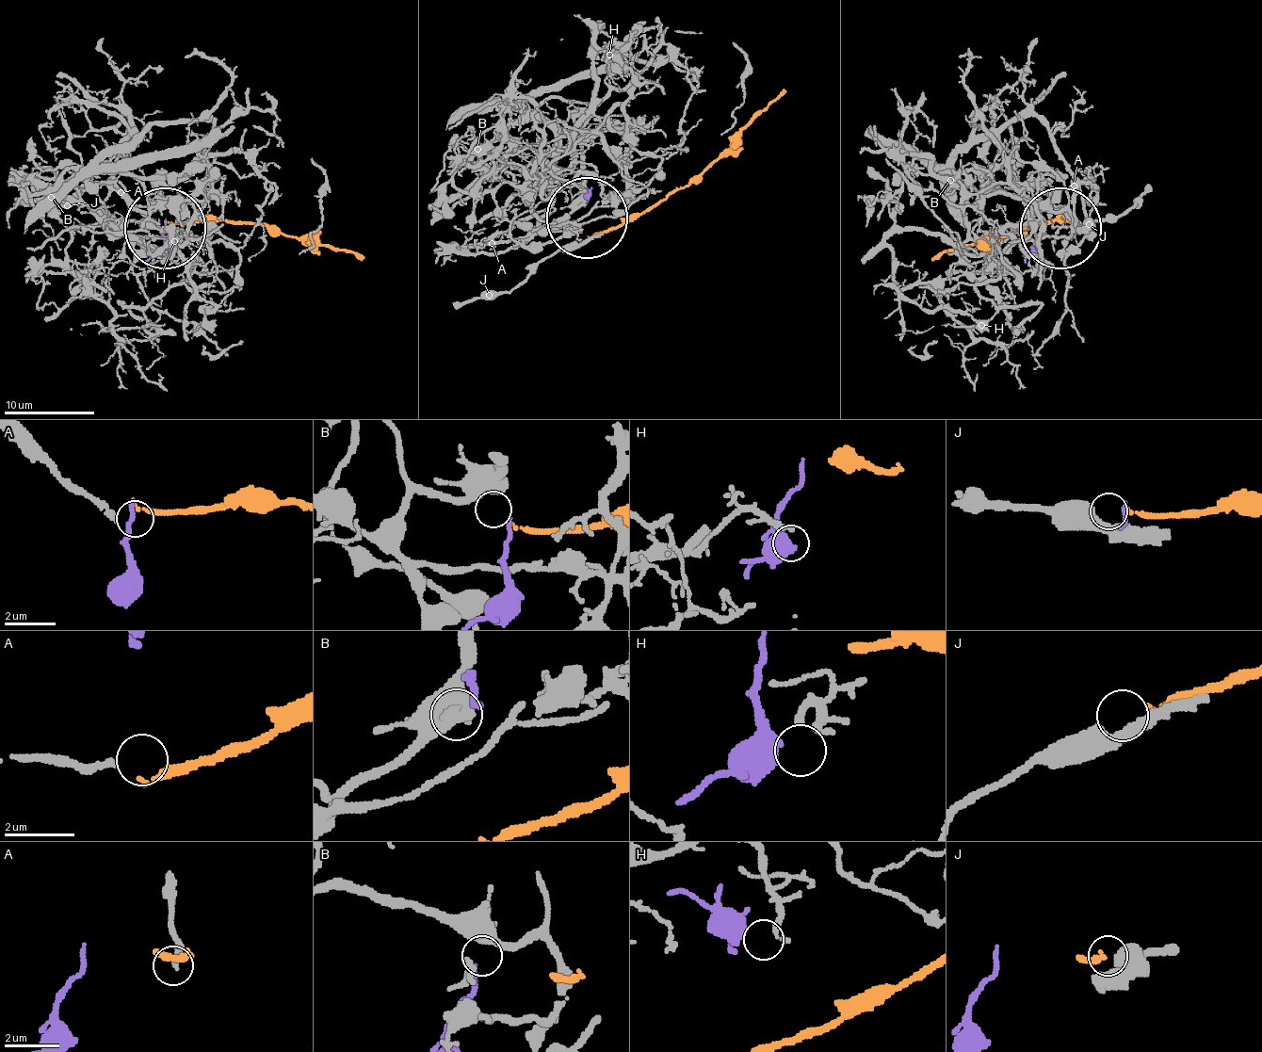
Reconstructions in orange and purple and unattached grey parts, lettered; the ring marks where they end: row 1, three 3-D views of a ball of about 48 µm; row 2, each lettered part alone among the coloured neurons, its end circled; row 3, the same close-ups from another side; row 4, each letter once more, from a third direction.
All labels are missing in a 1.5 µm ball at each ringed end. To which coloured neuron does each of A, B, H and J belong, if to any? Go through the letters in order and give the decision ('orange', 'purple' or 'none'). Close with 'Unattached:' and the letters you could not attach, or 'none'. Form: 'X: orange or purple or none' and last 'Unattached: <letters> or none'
A: none
B: purple
H: none
J: orange
Unattached: A, H

